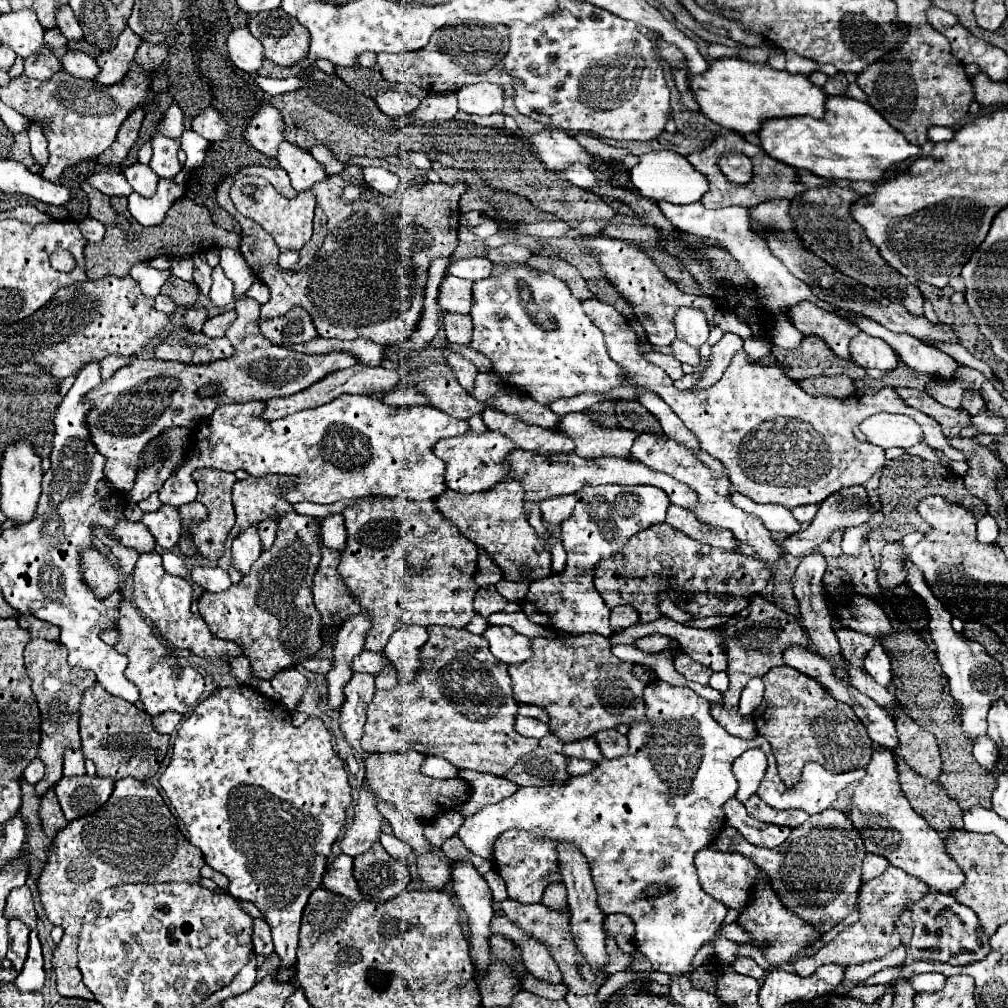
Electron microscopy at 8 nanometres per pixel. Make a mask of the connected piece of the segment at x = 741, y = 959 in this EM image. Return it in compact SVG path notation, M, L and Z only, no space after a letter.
M736 956L732 962L732 970L740 972L740 974L748 974L756 980L764 978L764 972L758 972L758 964L750 956Z

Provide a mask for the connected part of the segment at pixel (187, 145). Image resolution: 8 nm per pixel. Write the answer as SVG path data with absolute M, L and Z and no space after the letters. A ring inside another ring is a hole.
M186 130L184 138L182 138L182 150L186 152L186 164L184 164L184 168L186 170L200 168L200 164L206 158L208 146L210 146L210 142L206 138L202 138L200 134L196 134L192 130Z

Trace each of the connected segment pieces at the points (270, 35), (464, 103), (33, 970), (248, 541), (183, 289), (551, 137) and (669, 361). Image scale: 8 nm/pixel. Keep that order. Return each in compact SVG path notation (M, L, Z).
M280 8L250 16L248 30L262 42L264 56L278 66L294 66L308 54L310 32Z
M490 82L464 86L456 92L456 96L458 96L458 108L462 112L478 116L490 116L502 112L504 108L504 90Z
M36 930L30 932L30 950L28 950L28 958L26 964L22 968L22 972L16 978L16 988L20 988L20 992L34 992L34 990L42 990L44 986L44 968L42 968L42 950L40 950L40 940Z
M252 526L248 530L244 530L238 538L232 540L232 558L230 564L242 574L246 576L254 562L260 558L262 554L262 546L260 546L260 538L258 538L258 528Z
M170 278L170 280L166 280L166 284L162 286L162 294L164 294L164 296L170 296L176 306L190 308L190 306L194 306L194 302L198 300L200 290L196 288L194 282L184 282L184 280L180 280L180 278Z
M540 132L532 136L532 144L540 156L540 160L558 174L564 174L570 166L582 164L592 168L598 158L586 152L576 138L568 136L566 132Z
M648 352L648 354L644 354L644 358L646 358L648 362L652 362L652 364L656 364L656 366L660 366L672 380L678 380L678 378L684 376L684 372L682 372L682 364L680 364L674 356L670 356L670 354Z

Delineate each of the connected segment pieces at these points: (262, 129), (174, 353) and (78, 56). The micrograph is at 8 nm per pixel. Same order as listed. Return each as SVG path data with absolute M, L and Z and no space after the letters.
M268 104L260 112L256 112L256 116L250 120L244 136L264 156L274 158L278 154L280 142L286 140L282 126L284 126L282 114L276 112L276 108L272 108Z
M174 328L172 334L156 346L158 360L174 360L182 364L206 364L214 360L226 360L234 356L234 348L230 340L224 338L208 338L202 332L192 334L186 328Z
M78 50L66 52L66 56L62 58L62 68L74 78L82 78L82 80L96 80L96 76L100 74L96 60Z

